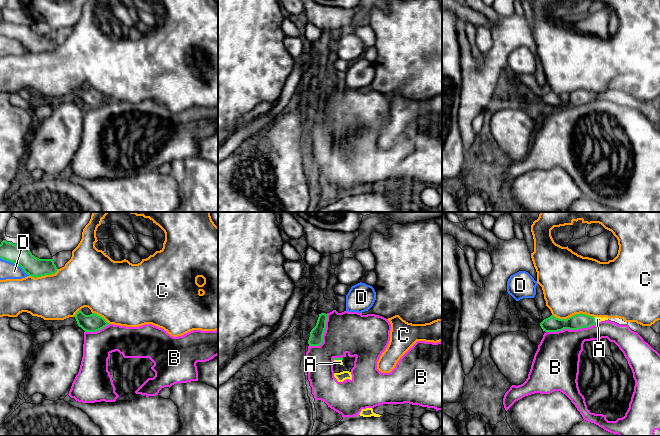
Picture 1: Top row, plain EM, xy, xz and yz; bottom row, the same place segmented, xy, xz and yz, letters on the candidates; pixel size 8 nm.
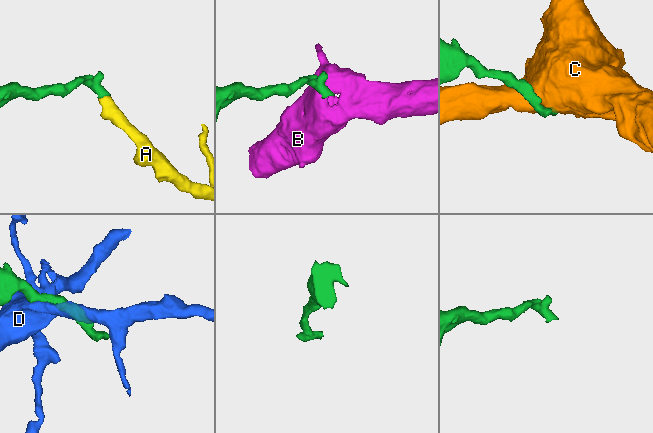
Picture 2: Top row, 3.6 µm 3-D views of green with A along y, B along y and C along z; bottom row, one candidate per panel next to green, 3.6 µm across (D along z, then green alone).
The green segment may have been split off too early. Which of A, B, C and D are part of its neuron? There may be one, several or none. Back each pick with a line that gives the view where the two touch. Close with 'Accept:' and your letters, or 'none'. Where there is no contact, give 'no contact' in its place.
A: xz
Accept: A

